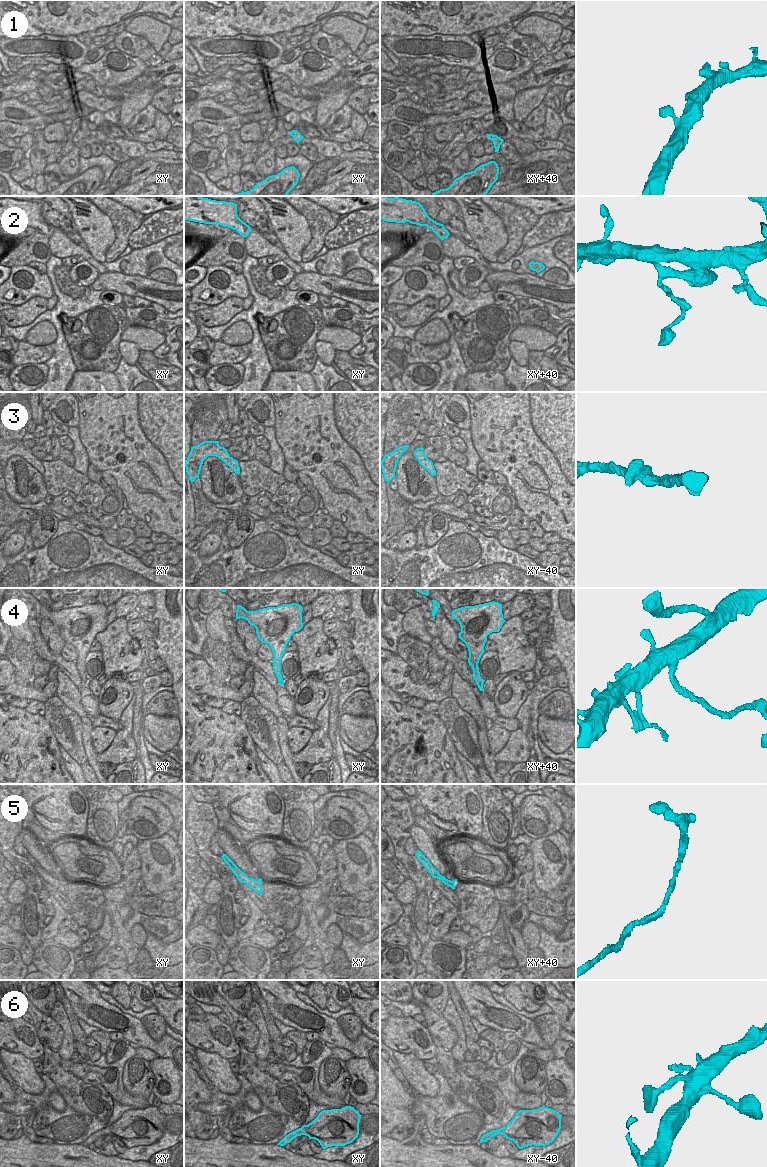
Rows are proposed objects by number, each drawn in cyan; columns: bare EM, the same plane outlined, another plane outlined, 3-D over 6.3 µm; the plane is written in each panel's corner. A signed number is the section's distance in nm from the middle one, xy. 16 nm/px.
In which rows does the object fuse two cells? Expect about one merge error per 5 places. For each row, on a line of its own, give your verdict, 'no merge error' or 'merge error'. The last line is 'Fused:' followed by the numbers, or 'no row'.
1: no merge error
2: no merge error
3: no merge error
4: merge error
5: no merge error
6: no merge error
Fused: 4

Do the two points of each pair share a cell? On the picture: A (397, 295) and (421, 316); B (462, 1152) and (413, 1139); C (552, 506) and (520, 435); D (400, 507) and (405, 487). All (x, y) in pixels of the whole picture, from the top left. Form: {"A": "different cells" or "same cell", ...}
{"A": "different cells", "B": "same cell", "C": "same cell", "D": "different cells"}

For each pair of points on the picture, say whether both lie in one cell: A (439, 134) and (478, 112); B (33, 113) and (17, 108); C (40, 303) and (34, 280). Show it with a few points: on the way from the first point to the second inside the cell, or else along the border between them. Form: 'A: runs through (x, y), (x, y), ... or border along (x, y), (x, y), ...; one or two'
A: border along (453, 122), (438, 124), (433, 127); two
B: runs through (29, 113), (21, 109); one
C: border along (47, 298), (31, 297), (16, 306); two

